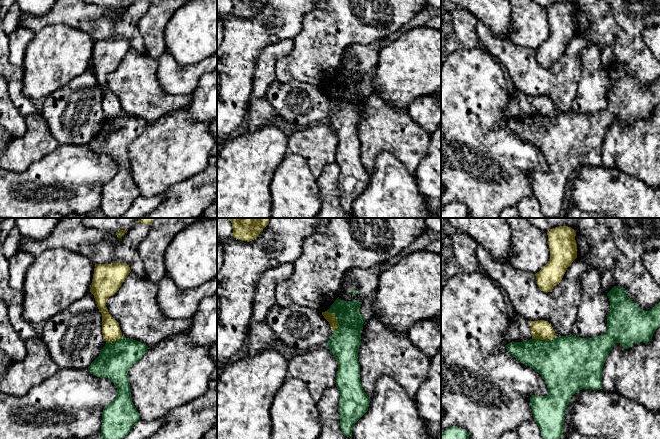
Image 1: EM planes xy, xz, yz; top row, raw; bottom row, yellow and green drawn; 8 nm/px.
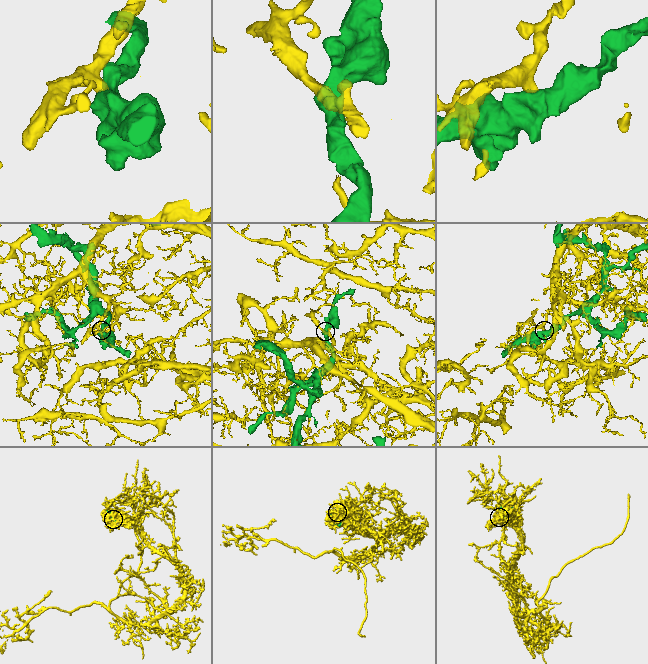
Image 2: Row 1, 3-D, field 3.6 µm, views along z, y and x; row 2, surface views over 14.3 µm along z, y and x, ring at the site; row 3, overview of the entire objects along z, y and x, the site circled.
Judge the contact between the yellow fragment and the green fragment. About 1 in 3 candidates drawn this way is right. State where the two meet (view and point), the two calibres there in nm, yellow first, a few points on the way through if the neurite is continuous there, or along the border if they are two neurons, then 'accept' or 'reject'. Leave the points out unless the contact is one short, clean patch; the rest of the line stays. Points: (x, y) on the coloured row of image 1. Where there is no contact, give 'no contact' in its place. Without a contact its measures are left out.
contact xz (336, 320); calibres 80 and 240 nm; reject

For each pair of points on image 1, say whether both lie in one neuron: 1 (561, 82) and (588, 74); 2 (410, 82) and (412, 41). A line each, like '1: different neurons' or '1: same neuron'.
1: different neurons
2: same neuron

